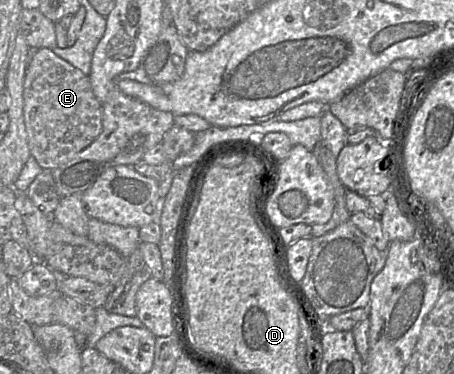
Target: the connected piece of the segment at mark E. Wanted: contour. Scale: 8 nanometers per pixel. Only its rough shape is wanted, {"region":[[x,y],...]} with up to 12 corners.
{"region":[[49,48],[29,60],[23,116],[42,169],[102,131],[89,76]]}

